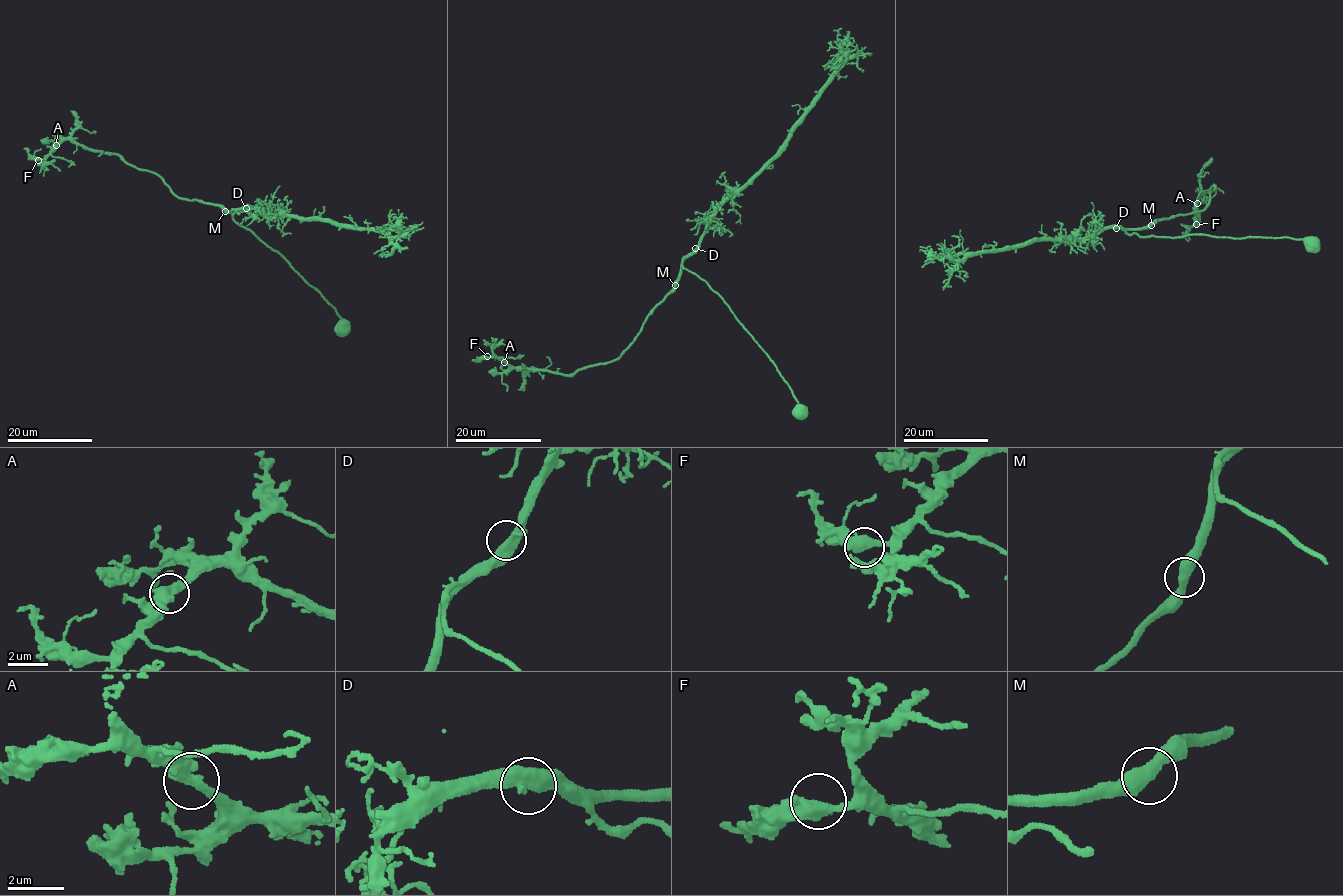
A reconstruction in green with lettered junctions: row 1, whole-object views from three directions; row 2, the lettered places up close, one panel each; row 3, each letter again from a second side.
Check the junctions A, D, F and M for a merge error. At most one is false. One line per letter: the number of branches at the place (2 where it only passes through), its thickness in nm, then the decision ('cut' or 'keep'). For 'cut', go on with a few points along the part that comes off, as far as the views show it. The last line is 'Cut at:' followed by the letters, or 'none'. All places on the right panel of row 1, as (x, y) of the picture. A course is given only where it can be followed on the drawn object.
A: 2 | 500 nm | keep
D: 2 | 480 nm | keep
F: 2 | 480 nm | keep
M: 2 | 480 nm | keep
Cut at: none

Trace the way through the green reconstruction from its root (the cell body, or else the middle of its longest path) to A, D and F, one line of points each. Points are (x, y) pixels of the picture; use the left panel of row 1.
A: (341, 328), (336, 309), (238, 225), (235, 211), (184, 200), (118, 155), (69, 139), (56, 145)
D: (341, 328), (342, 320), (336, 309), (318, 290), (306, 282), (279, 252), (238, 225), (232, 214), (246, 208)
F: (341, 328), (336, 309), (279, 252), (238, 225), (233, 209), (184, 200), (158, 175), (69, 139), (38, 160)

